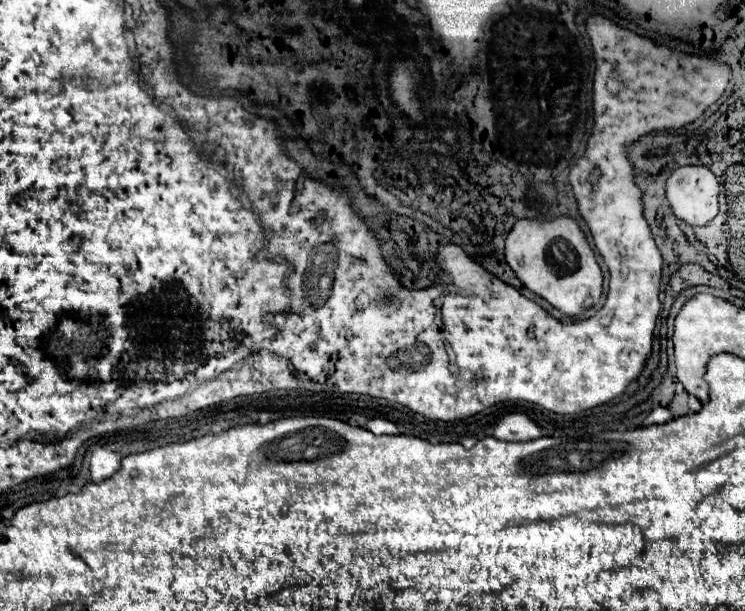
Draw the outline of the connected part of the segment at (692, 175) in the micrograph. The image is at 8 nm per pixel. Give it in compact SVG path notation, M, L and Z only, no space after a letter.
M678 167L668 183L666 197L678 219L690 225L708 225L718 213L720 183L708 167Z

